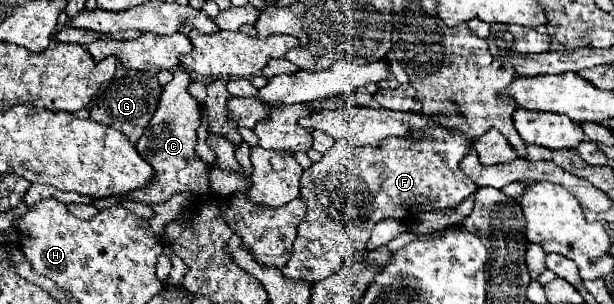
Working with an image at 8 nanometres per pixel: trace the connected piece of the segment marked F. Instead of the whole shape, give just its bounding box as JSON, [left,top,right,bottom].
[283,126,477,282]

